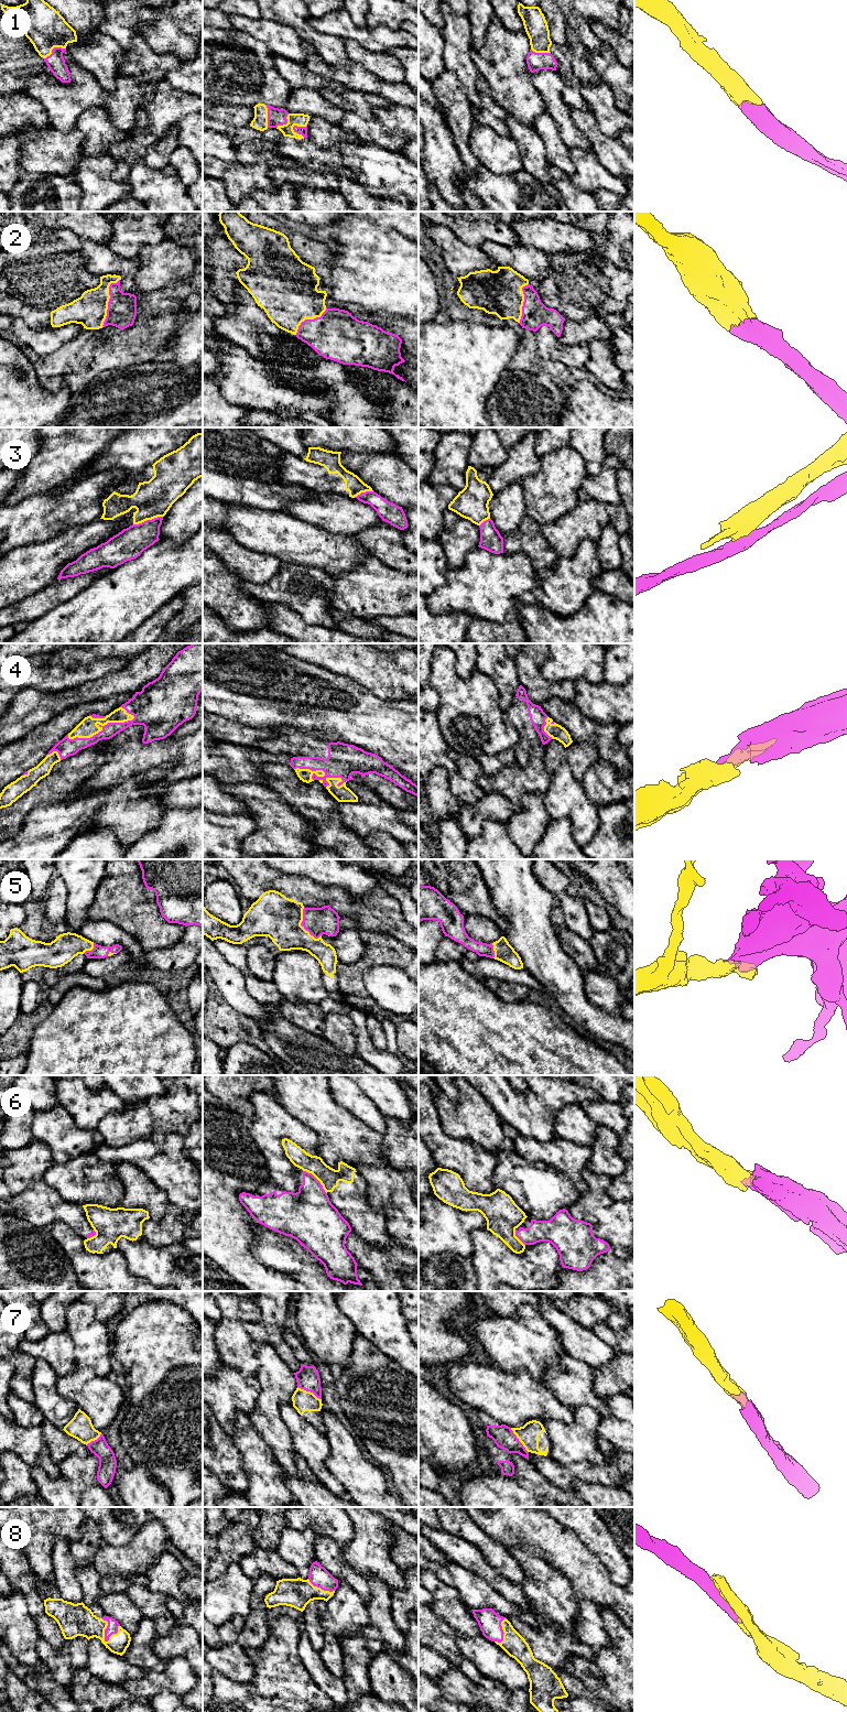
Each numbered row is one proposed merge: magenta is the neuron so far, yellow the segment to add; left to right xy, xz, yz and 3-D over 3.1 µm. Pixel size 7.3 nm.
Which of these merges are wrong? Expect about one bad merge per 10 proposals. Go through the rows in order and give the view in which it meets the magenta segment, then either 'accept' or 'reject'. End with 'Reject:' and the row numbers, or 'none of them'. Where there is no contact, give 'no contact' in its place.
1: meets magenta in xz; accept
2: meets magenta in xy; accept
3: meets magenta in xy; reject
4: meets magenta in xy; accept
5: meets magenta in xz; accept
6: meets magenta in xz; reject
7: meets magenta in yz; accept
8: meets magenta in xy; accept
Reject: 3, 6

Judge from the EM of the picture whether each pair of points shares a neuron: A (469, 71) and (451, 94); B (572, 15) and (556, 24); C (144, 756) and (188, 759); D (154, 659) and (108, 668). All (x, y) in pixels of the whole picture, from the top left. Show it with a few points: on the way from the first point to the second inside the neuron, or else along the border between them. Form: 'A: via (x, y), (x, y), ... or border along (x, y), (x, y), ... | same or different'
A: border along (446, 69), (458, 79), (471, 106) | different
B: border along (561, 11), (567, 23) | different
C: via (155, 754), (178, 752) | same
D: border along (129, 659), (123, 667), (101, 676) | different

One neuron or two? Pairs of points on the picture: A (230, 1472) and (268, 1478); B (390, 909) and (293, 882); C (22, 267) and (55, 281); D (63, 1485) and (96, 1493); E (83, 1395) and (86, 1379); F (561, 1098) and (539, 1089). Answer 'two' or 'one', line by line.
A: two
B: one
C: one
D: two
E: one
F: one

